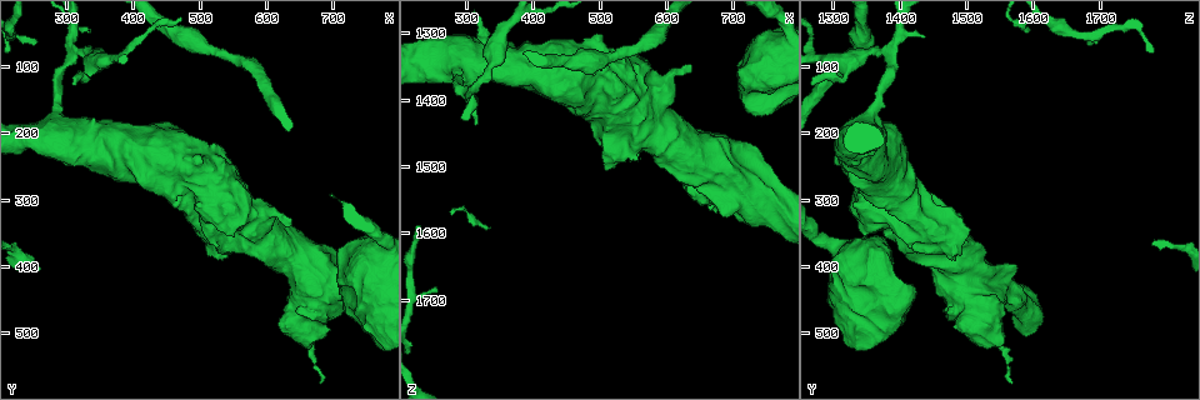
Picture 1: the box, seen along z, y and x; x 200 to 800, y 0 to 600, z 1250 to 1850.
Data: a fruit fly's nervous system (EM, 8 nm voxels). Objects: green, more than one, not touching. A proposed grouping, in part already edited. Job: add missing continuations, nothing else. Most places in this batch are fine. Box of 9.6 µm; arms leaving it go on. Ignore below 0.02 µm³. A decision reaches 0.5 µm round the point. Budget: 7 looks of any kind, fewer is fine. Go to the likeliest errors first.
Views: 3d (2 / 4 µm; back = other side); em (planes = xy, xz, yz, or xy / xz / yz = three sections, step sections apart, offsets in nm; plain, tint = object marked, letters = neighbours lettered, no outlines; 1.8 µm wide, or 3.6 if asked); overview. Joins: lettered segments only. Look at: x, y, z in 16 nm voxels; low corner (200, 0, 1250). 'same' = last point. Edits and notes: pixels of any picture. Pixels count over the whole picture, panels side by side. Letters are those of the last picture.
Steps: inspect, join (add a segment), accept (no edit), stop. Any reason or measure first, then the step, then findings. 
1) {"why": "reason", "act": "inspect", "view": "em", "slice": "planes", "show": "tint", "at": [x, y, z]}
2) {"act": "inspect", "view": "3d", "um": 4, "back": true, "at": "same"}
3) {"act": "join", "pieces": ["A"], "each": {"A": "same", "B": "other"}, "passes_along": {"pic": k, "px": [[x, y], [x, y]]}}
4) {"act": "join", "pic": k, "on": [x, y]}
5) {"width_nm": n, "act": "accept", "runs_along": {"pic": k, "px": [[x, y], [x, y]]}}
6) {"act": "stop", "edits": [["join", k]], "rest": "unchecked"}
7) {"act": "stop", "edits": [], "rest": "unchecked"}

{"why": "an open end", "act": "inspect", "view": "em", "slice": "planes", "show": "letters", "at": [640, 340, 1355]}

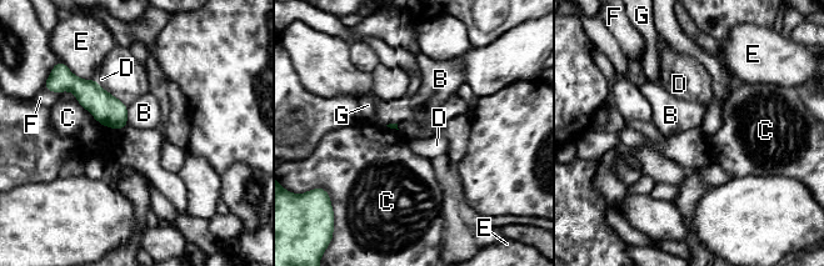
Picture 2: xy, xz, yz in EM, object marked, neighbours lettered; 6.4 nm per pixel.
{"act": "accept", "each": {"B": "other", "C": "other", "D": "other", "E": "other", "F": "other", "G": "other"}, "border": {"pic": 2, "px": [[126, 106], [128, 124]]}, "found": "no lettered segment goes on from it"}

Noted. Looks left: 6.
{"why": "sudden change in width", "act": "inspect", "view": "3d", "um": 4, "at": [655, 470, 1480]}

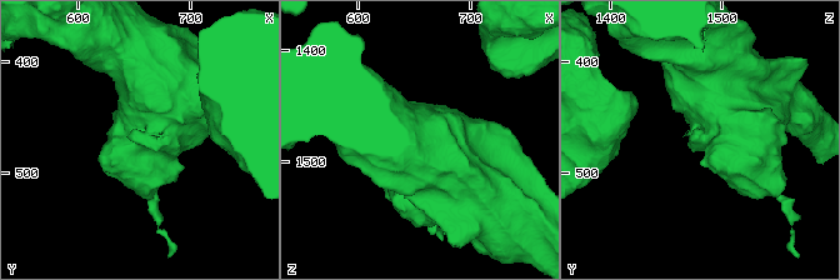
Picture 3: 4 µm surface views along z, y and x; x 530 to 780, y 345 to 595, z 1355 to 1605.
{"act": "inspect", "view": "em", "slice": "planes", "show": "letters", "at": [656, 466, 1480]}

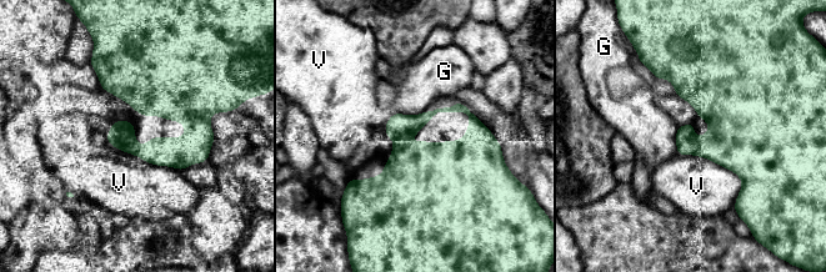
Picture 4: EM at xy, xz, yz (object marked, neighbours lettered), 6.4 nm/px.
{"act": "accept", "each": {"G": "other", "V": "other"}, "border": {"pic": 4, "px": [[425, 110], [415, 115], [395, 112]]}, "found": "none of them fits"}

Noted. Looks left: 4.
{"why": "branch stops here", "act": "inspect", "view": "em", "slice": "xz", "step": 4, "show": "tint", "at": [255, 70, 1690]}

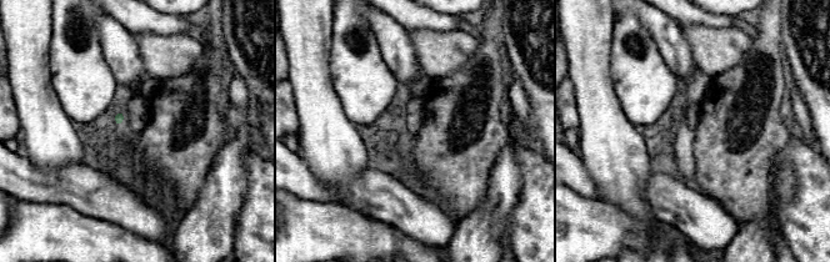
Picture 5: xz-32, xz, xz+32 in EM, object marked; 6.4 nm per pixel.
{"act": "inspect", "view": "em", "slice": "planes", "show": "letters", "at": "same"}

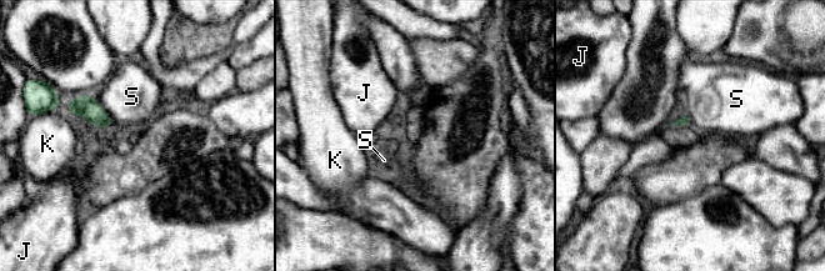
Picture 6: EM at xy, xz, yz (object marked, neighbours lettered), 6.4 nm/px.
{"longest_contact_nm": ["S", 260], "act": "accept", "each": {"J": "other", "K": "other", "S": "other"}, "border": {"pic": 6, "px": [[88, 95], [111, 118], [108, 128]]}, "found": "no lettered segment goes on from it"}

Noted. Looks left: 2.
{"act": "stop", "edits": [], "rest": "unchecked"}

